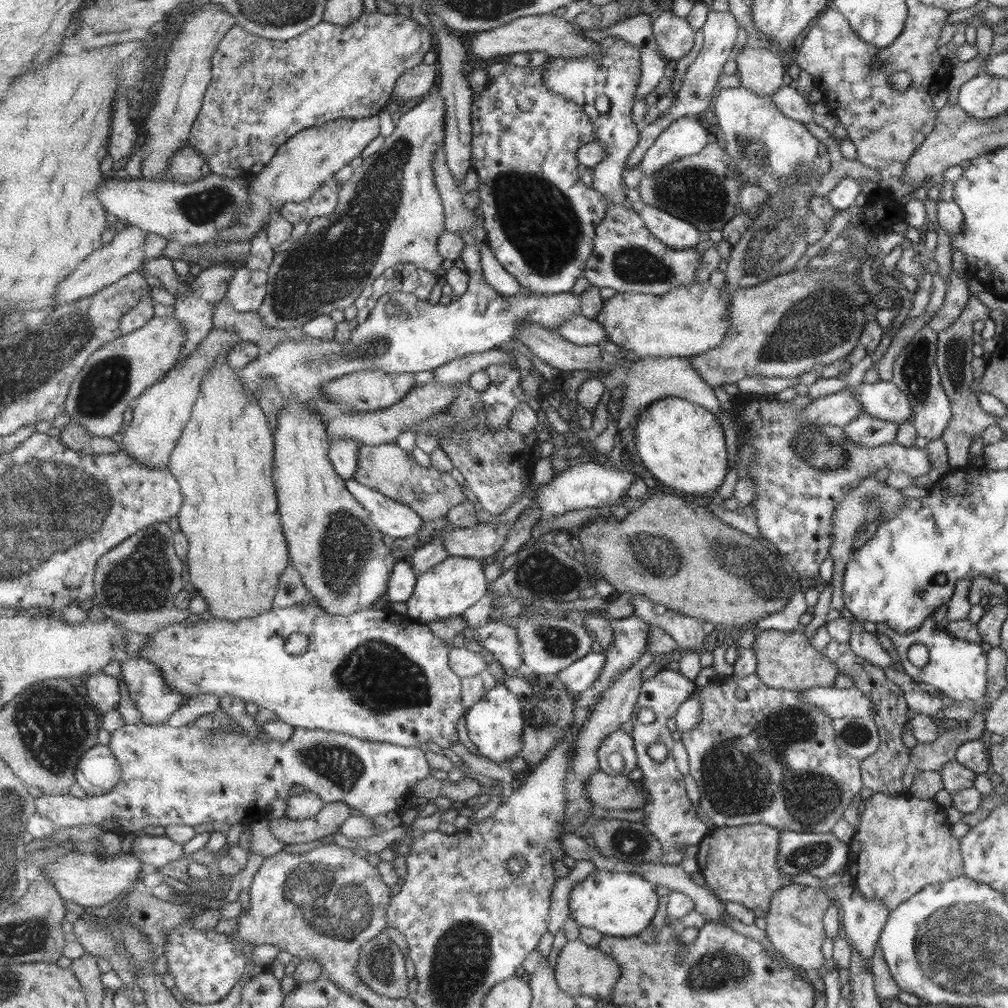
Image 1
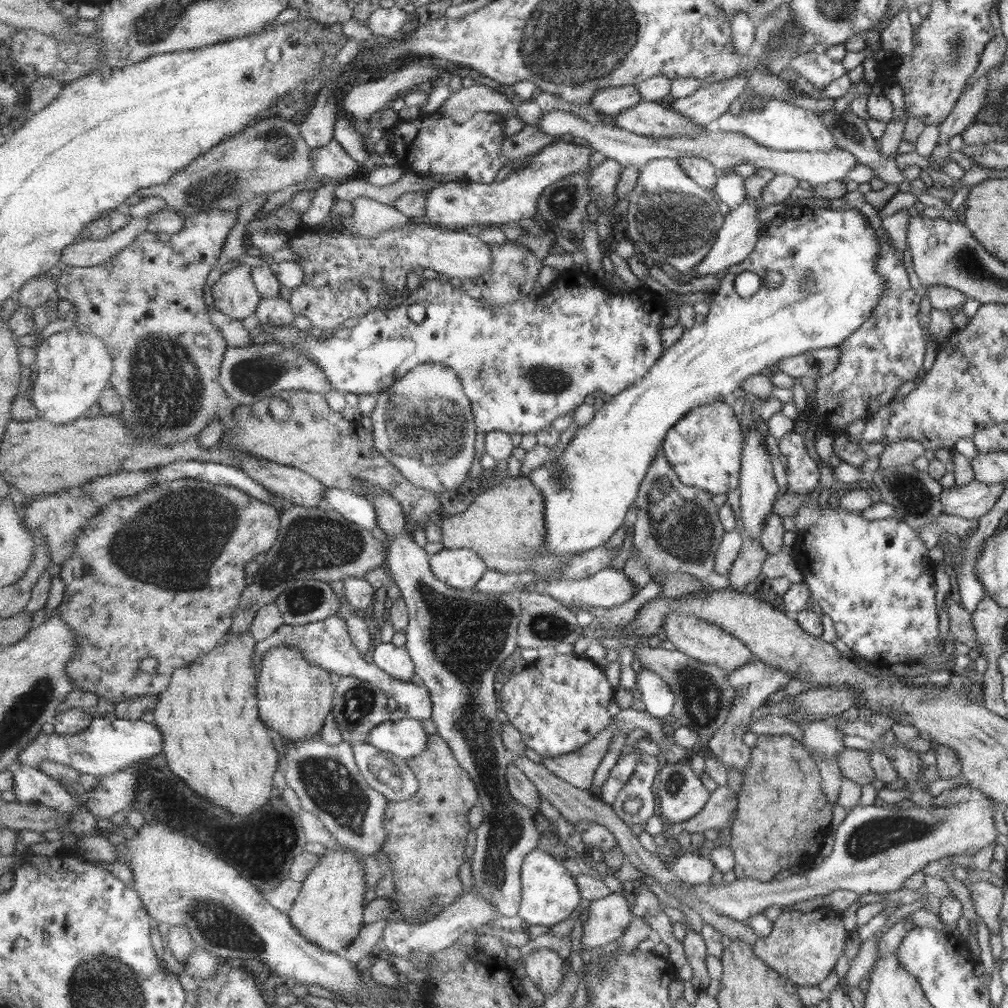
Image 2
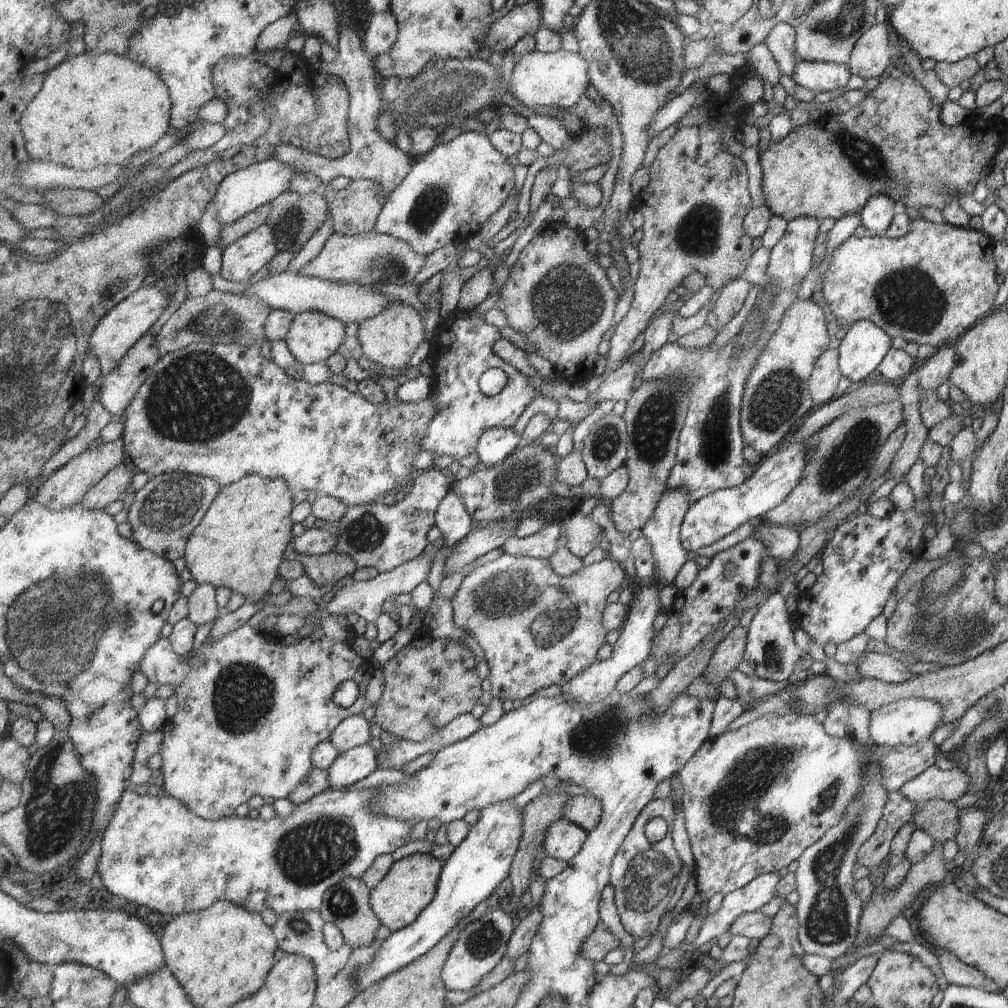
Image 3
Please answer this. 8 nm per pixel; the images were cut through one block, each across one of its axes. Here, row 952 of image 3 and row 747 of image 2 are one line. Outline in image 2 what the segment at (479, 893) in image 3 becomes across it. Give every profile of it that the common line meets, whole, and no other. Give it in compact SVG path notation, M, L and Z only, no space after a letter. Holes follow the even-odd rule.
M409 716L379 723L370 730L368 743L405 759L425 753L430 746L429 734L421 721Z

